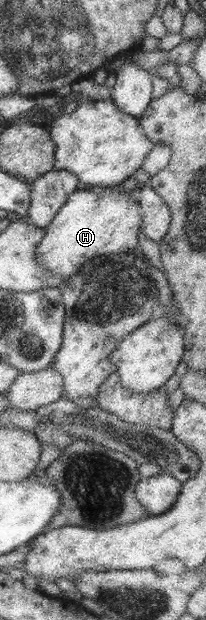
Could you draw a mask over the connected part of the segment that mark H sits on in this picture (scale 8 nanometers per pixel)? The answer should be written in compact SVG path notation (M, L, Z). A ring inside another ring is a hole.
M90 187L77 190L69 196L65 206L47 227L43 240L35 250L37 265L43 265L45 269L49 269L49 273L55 273L66 282L79 273L79 269L85 265L86 261L103 255L131 253L138 250L139 233L142 233L141 222L143 222L143 213L141 213L138 200L133 201L129 198L126 191L118 191L117 187L110 187L101 189L101 195L98 195L91 191Z

